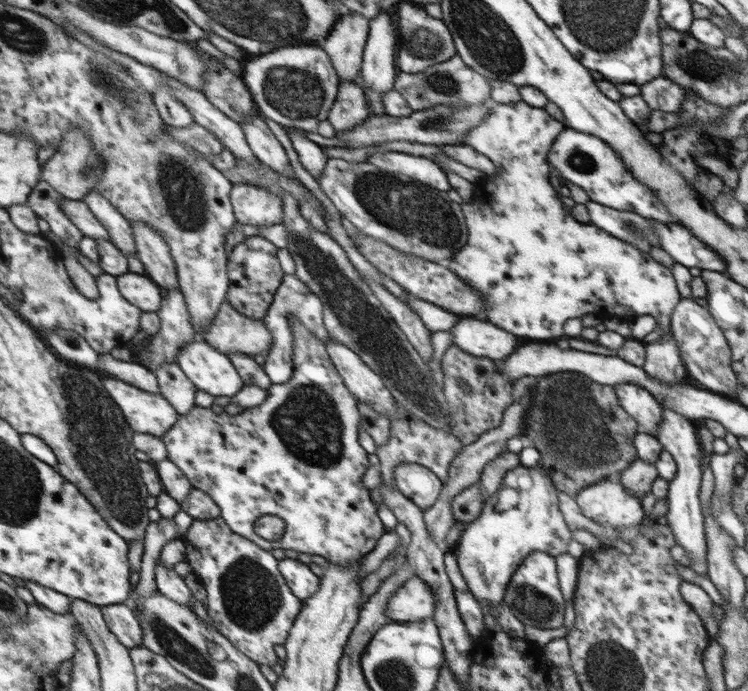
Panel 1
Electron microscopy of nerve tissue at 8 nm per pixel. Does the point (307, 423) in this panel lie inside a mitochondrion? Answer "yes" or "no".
yes

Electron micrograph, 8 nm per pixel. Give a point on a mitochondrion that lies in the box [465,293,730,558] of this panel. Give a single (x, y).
(571, 409)

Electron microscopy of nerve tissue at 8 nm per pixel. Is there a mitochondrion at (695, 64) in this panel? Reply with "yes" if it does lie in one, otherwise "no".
yes

